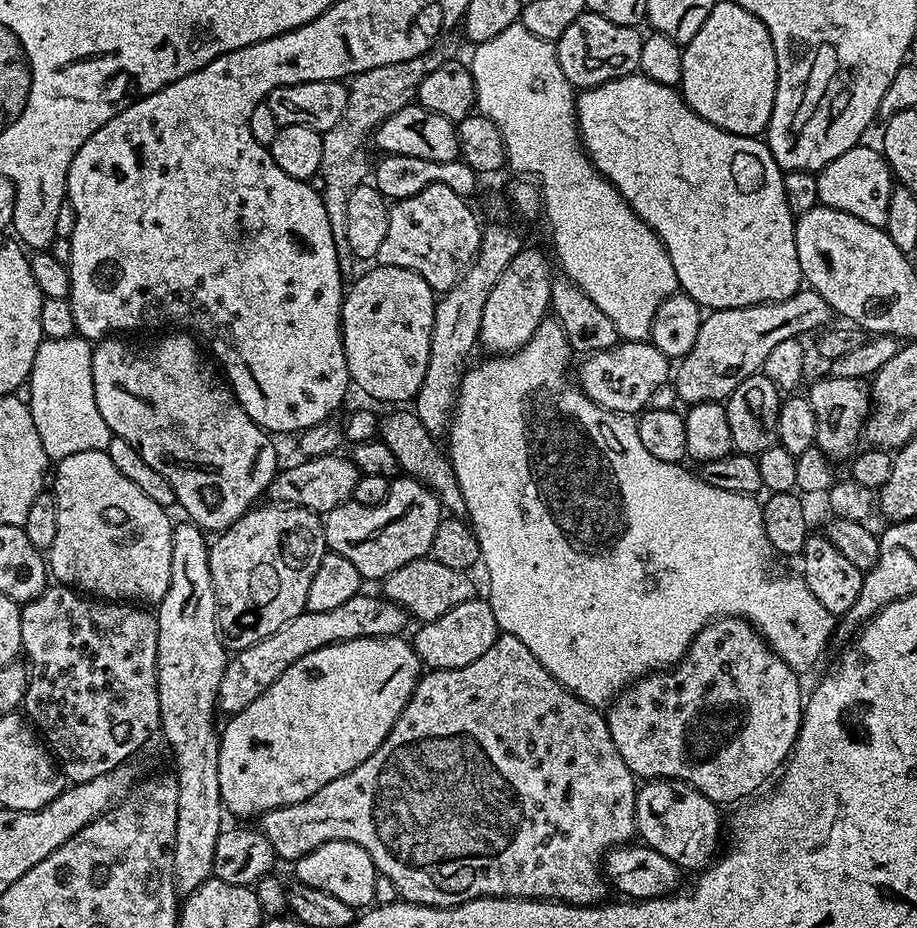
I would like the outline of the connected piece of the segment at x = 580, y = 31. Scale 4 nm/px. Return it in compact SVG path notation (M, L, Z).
M586 10L578 18L574 18L566 34L555 41L558 66L576 90L597 88L614 78L631 76L640 67L642 36L638 33L636 28L623 28L610 22L610 18L602 18Z

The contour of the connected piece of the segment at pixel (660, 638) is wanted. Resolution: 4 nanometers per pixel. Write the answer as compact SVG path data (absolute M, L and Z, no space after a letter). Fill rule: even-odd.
M545 318L538 326L538 330L534 330L534 334L517 350L507 354L496 354L491 358L484 358L477 368L469 367L465 371L464 376L460 380L460 394L456 397L456 411L452 413L452 423L448 425L446 433L446 451L448 459L452 461L454 466L454 474L458 478L458 486L462 486L462 498L466 498L466 510L468 511L467 519L472 526L472 532L478 538L480 543L480 559L482 568L488 571L488 593L486 599L488 605L494 610L494 618L498 622L501 633L511 634L518 638L518 642L522 642L522 646L526 646L526 650L530 650L530 654L534 654L534 658L538 658L538 662L542 662L545 670L555 678L563 688L567 688L578 699L593 706L607 706L628 687L634 680L639 680L641 676L657 670L667 669L669 666L676 664L688 652L689 646L700 631L703 630L713 620L722 616L735 615L745 619L761 636L768 642L768 647L777 652L788 664L796 671L797 674L803 673L803 668L808 668L820 656L820 644L824 644L831 638L832 632L834 636L834 617L830 614L830 610L826 610L826 606L822 606L818 602L818 598L814 598L810 594L810 586L806 586L806 582L799 575L784 576L781 580L756 580L756 576L752 572L744 572L741 576L736 576L732 580L732 552L772 552L770 542L762 534L764 531L764 510L761 501L756 496L747 496L746 494L730 494L730 490L718 490L718 486L710 486L706 482L700 480L699 475L695 471L687 472L683 463L671 464L670 462L662 462L662 458L654 458L654 454L650 454L650 450L646 450L646 446L642 446L642 438L638 438L638 426L636 420L631 415L622 412L612 412L609 408L601 408L599 404L593 402L585 392L582 391L575 383L572 384L567 380L568 367L572 364L574 353L572 347L568 345L567 338L564 337L563 330L560 329L559 322L554 318Z

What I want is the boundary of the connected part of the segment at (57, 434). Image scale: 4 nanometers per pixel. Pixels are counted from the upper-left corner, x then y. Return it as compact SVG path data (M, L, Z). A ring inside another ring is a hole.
M77 334L70 338L43 339L38 354L34 354L34 366L27 382L27 405L49 461L59 462L70 458L70 454L107 452L112 441L110 426L106 426L106 418L102 418L94 398L92 349L93 345Z

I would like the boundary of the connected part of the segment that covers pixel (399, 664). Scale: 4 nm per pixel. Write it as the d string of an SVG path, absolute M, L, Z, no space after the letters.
M375 636L374 638L347 640L341 644L326 646L322 650L314 650L314 654L306 654L306 658L298 658L298 662L294 662L294 666L287 668L262 695L254 698L254 702L250 702L250 706L246 706L246 710L235 713L229 719L232 721L225 728L223 725L222 731L219 733L218 786L220 787L220 803L231 815L233 812L236 816L256 818L275 808L302 802L306 798L310 798L310 794L318 794L318 790L322 790L322 786L326 786L326 782L334 782L334 778L342 778L342 774L346 774L350 770L354 770L354 766L366 762L366 758L370 758L370 754L374 754L374 750L378 750L378 746L382 746L382 742L390 734L394 722L408 704L408 699L412 697L412 691L416 689L421 675L422 665L416 657L416 652L411 643L400 636Z

